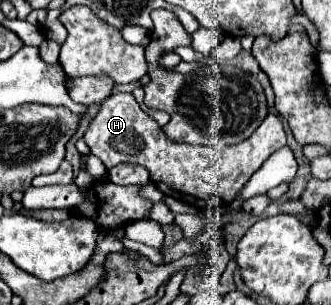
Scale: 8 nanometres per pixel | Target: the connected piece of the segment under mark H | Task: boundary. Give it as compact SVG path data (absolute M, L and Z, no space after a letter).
M112 94L104 100L100 112L88 124L84 140L90 154L98 156L106 168L122 162L140 164L150 172L150 180L160 184L156 188L160 188L166 196L210 212L218 212L230 204L246 180L264 164L264 160L286 146L282 122L274 114L268 114L250 138L232 146L194 146L174 142L146 112L142 112L132 94Z

